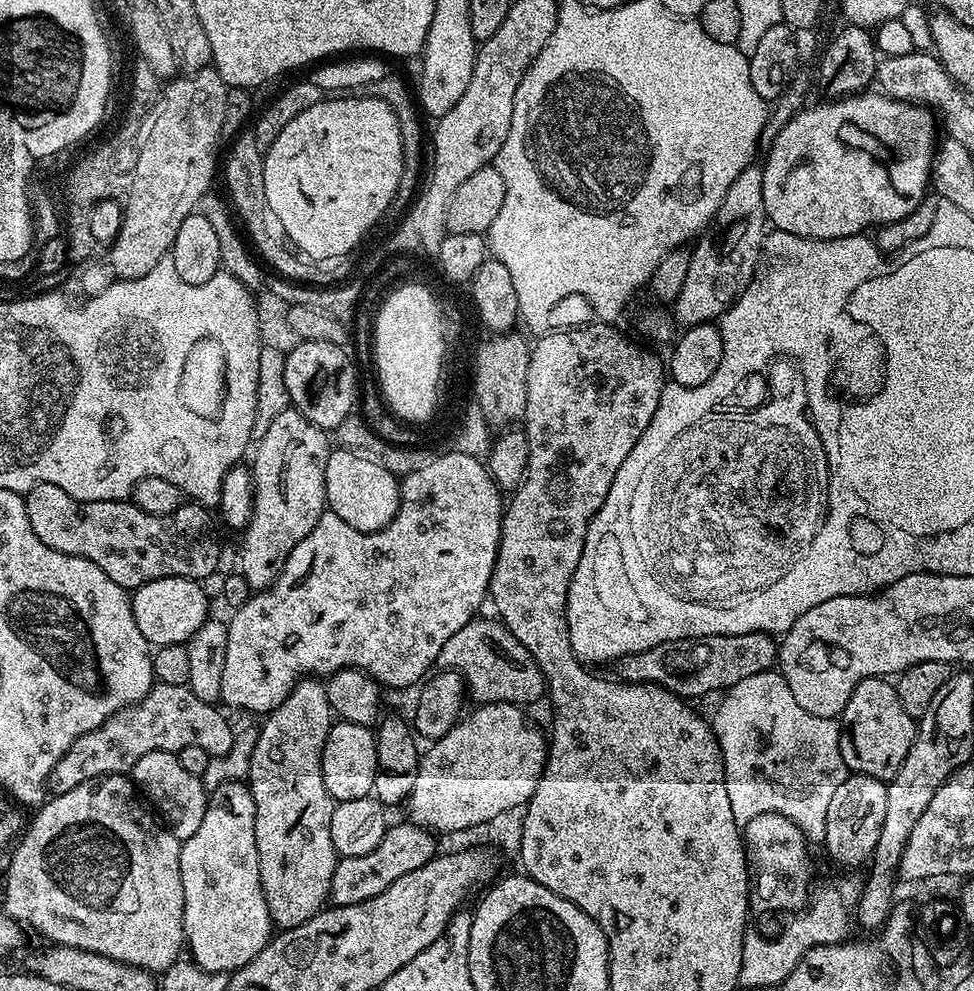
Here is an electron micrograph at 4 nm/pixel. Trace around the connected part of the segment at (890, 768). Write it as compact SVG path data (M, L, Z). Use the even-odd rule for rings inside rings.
M868 676L850 694L838 717L840 749L849 773L890 781L902 766L916 737L917 721L898 702L896 685L891 679Z

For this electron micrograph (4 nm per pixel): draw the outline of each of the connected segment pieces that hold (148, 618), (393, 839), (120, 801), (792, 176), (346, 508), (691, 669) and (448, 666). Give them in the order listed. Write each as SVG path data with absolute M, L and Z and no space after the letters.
M171 576L158 578L154 582L146 582L131 593L134 622L138 622L138 630L148 640L149 645L162 644L187 645L188 640L210 618L210 601L202 592L200 581Z
M403 822L393 823L382 834L382 842L370 850L370 854L358 854L357 856L340 856L336 862L336 869L330 878L329 901L335 907L354 906L358 902L366 902L366 898L374 898L390 886L390 882L398 882L410 874L410 870L418 870L418 866L426 866L433 856L437 855L437 837L427 828L419 828L417 824Z
M124 774L100 776L96 780L82 782L82 786L74 786L74 790L66 790L53 795L33 815L37 816L30 820L27 827L23 829L18 843L11 849L11 852L13 851L12 861L8 864L8 877L4 880L4 904L2 904L2 908L10 918L14 918L29 929L32 927L38 935L45 936L48 939L45 941L52 944L65 944L66 946L81 948L87 952L97 952L106 958L114 958L123 964L133 964L146 969L147 972L160 974L163 973L165 968L169 968L175 960L181 959L180 947L182 950L186 944L183 928L184 891L182 890L182 882L176 882L178 874L174 874L174 854L168 852L166 854L168 862L162 862L162 829L165 828L165 825L151 811L148 813L136 801L136 796L138 798L136 785Z
M865 90L856 93L855 96L842 96L824 103L828 104L816 104L813 108L811 106L801 108L792 119L786 122L786 126L782 126L782 130L778 130L772 143L767 145L768 157L762 160L764 170L762 174L762 202L764 203L767 223L775 231L804 236L808 240L833 240L834 238L859 236L881 224L898 222L902 218L906 218L906 214L910 214L910 210L914 210L914 206L920 204L930 188L932 162L938 147L937 117L927 107L917 106L906 100L893 100L891 96L885 96L876 90Z
M336 448L329 451L326 462L326 504L331 512L342 518L342 522L346 522L346 526L354 526L359 532L377 532L385 528L400 509L400 486L390 470L382 470L382 466L369 462L367 458L358 458L358 454Z
M769 633L718 634L674 642L658 642L650 650L632 652L615 661L615 675L629 684L661 684L681 698L708 696L723 688L732 688L743 680L760 676L778 660L778 644Z
M474 618L447 640L438 654L436 664L441 669L456 672L464 680L467 695L482 704L518 704L529 706L546 692L544 671L534 662L530 650L510 634L499 619Z

